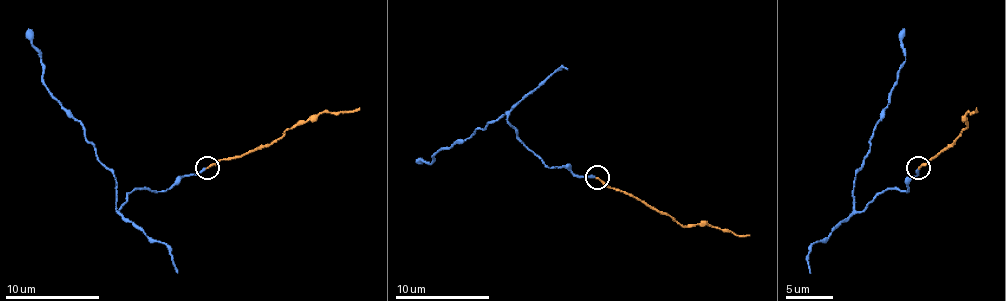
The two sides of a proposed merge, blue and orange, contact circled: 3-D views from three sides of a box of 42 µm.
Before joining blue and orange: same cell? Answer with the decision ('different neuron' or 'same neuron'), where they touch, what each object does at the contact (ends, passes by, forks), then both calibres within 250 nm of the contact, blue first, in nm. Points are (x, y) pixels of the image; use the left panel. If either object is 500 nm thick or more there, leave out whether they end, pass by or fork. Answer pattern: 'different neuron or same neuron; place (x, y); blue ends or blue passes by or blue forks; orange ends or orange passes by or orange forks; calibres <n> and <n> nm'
same neuron; place (207, 168); blue ends; orange ends; calibres 180 and 150 nm

